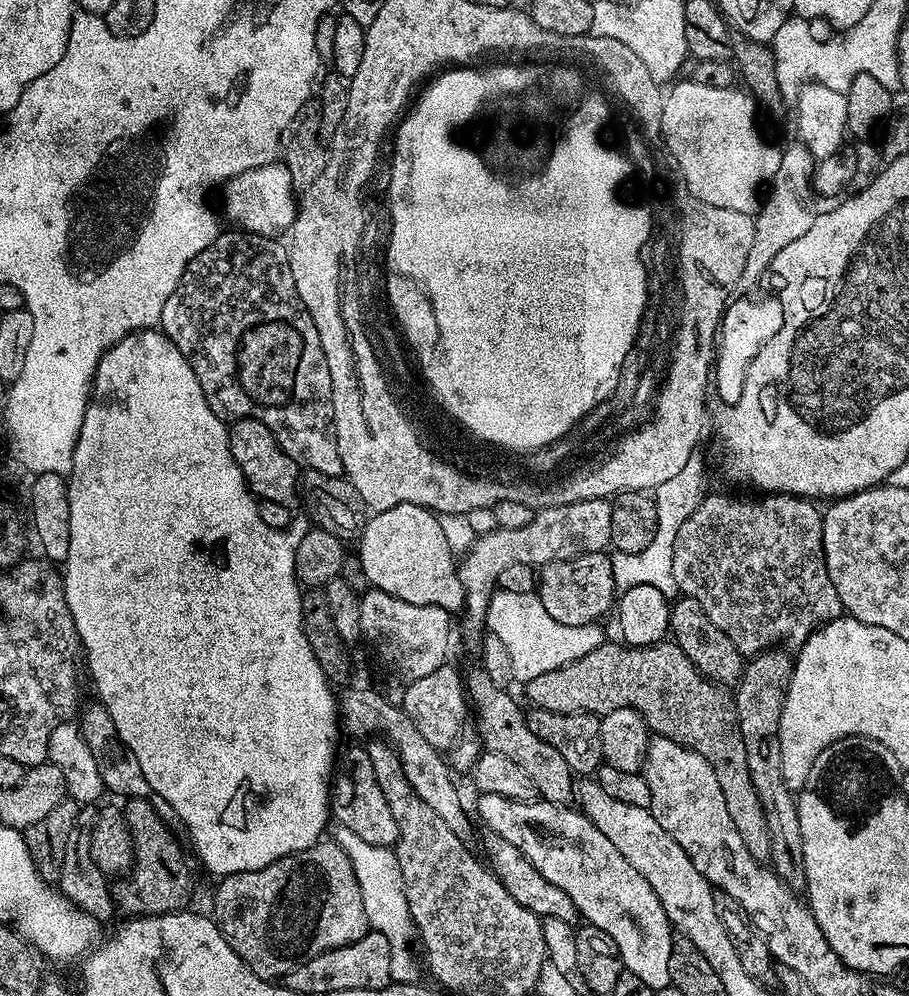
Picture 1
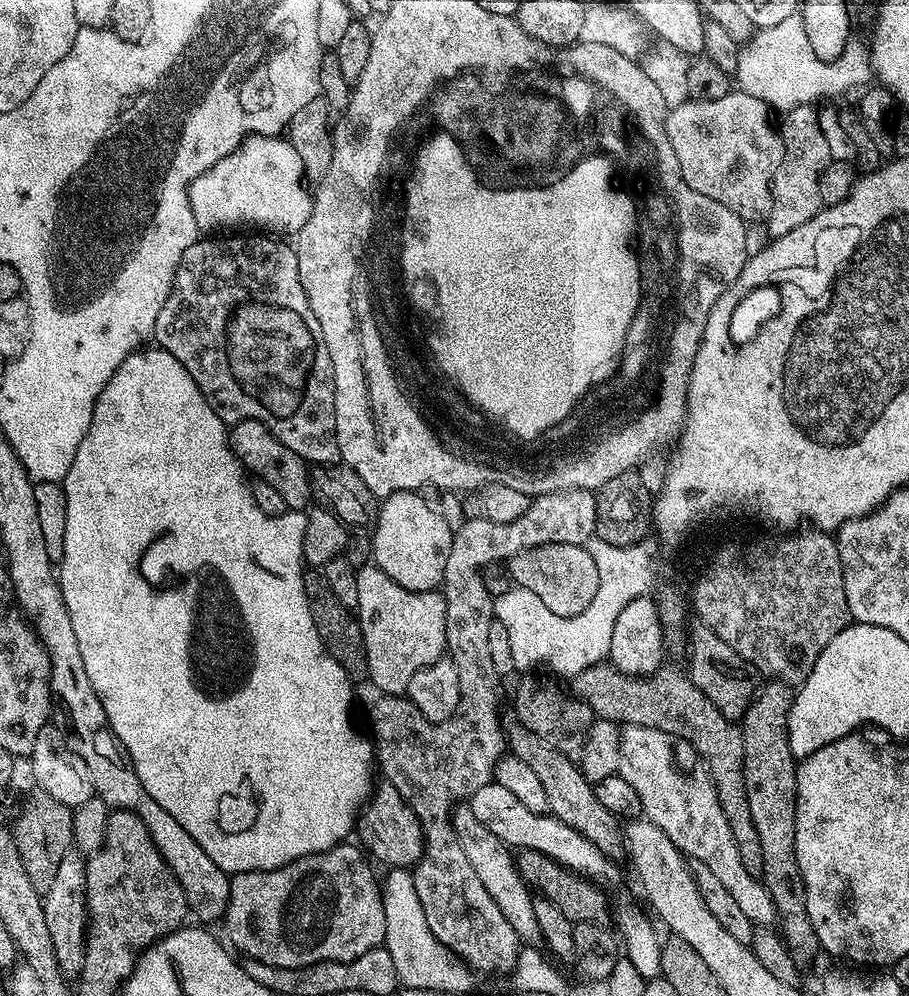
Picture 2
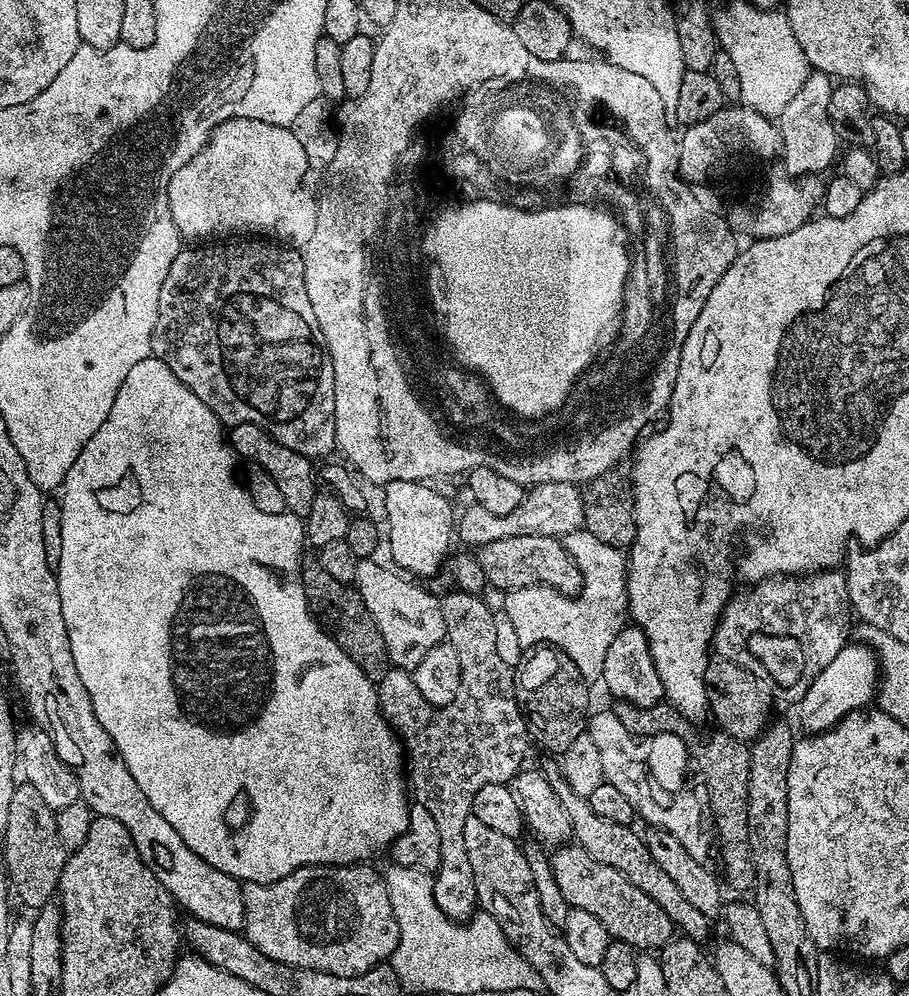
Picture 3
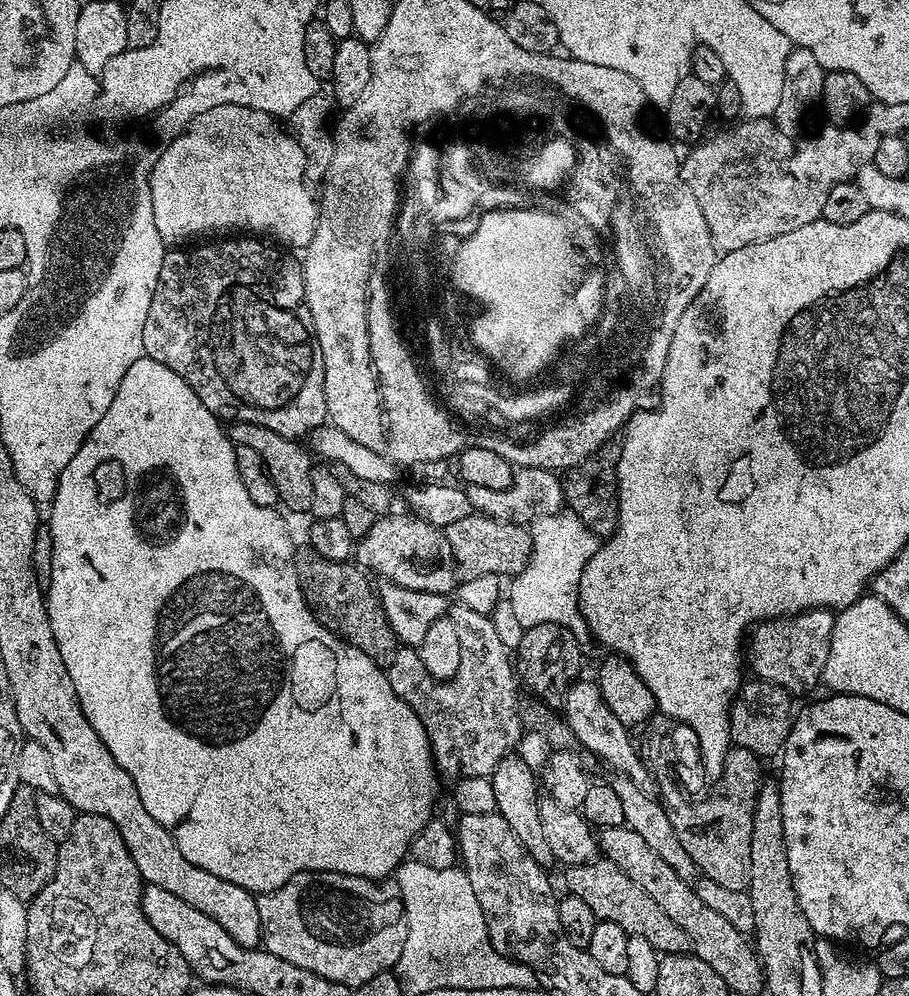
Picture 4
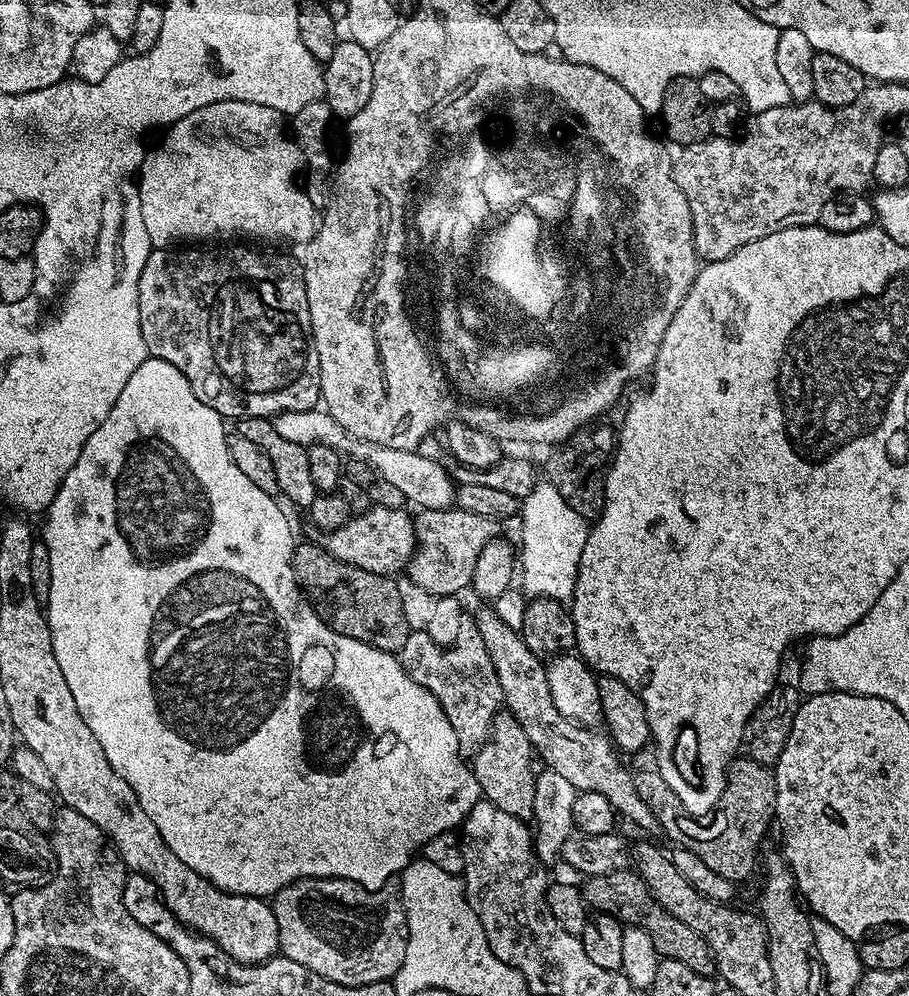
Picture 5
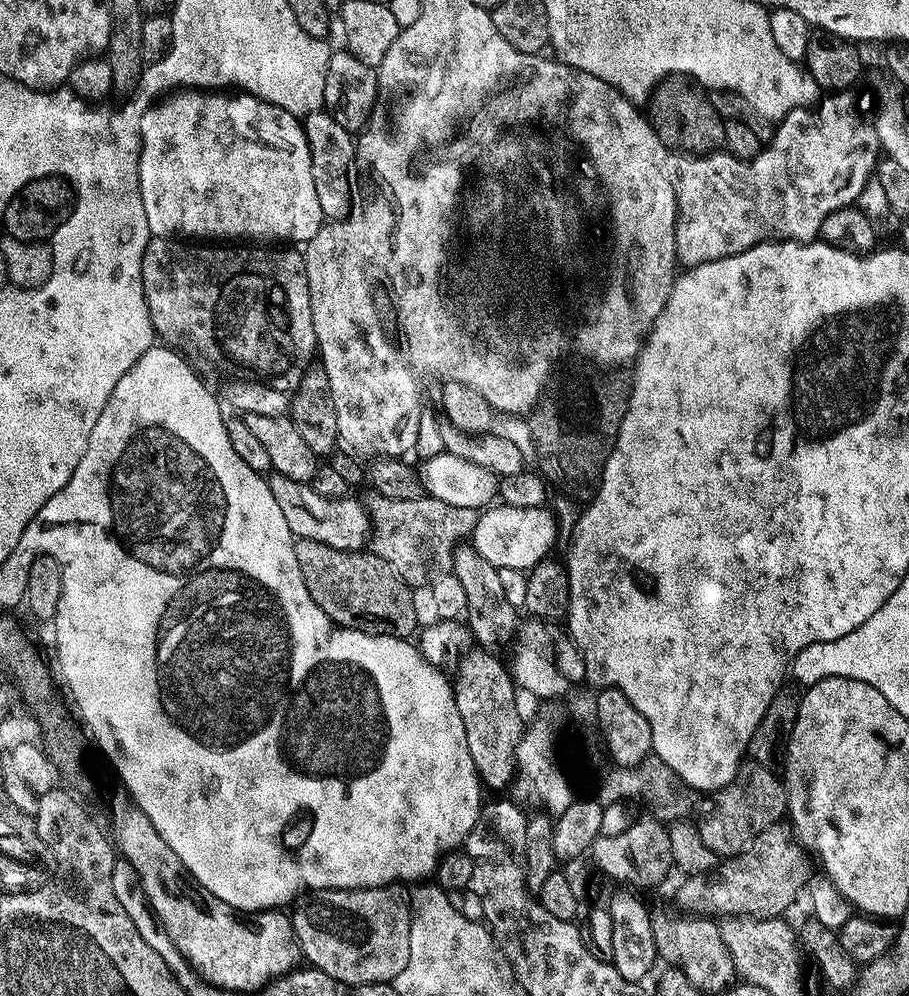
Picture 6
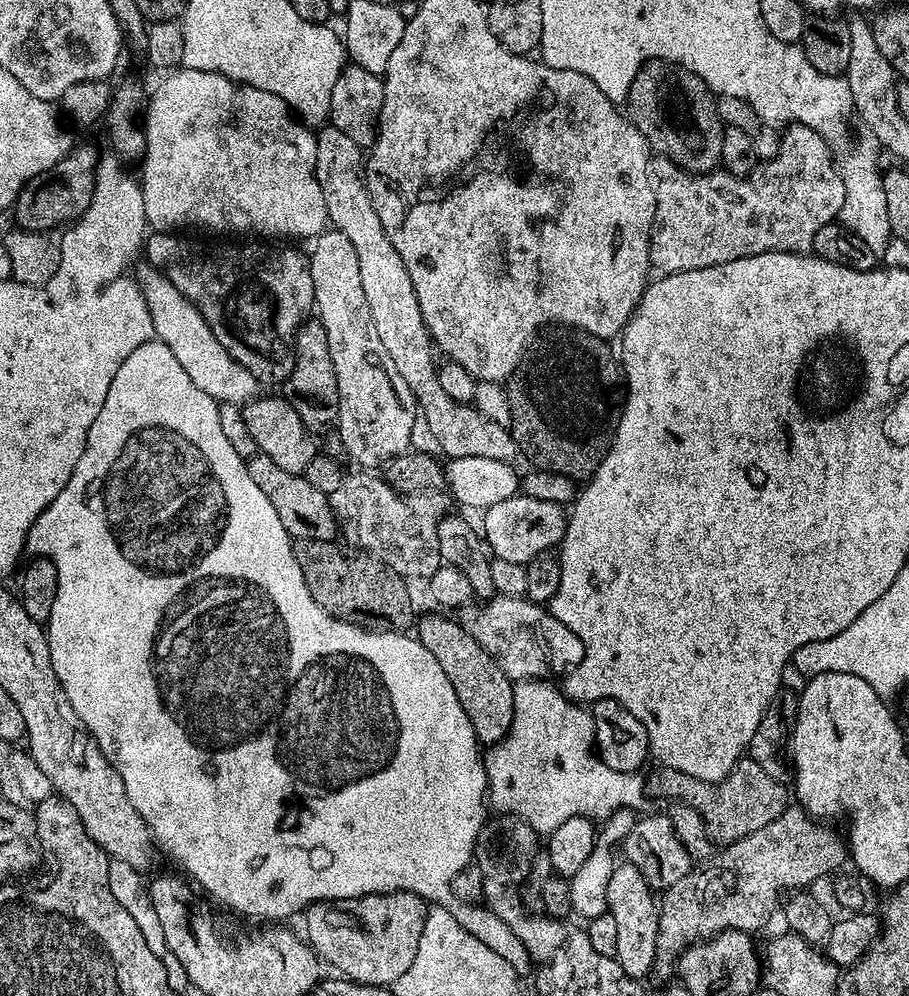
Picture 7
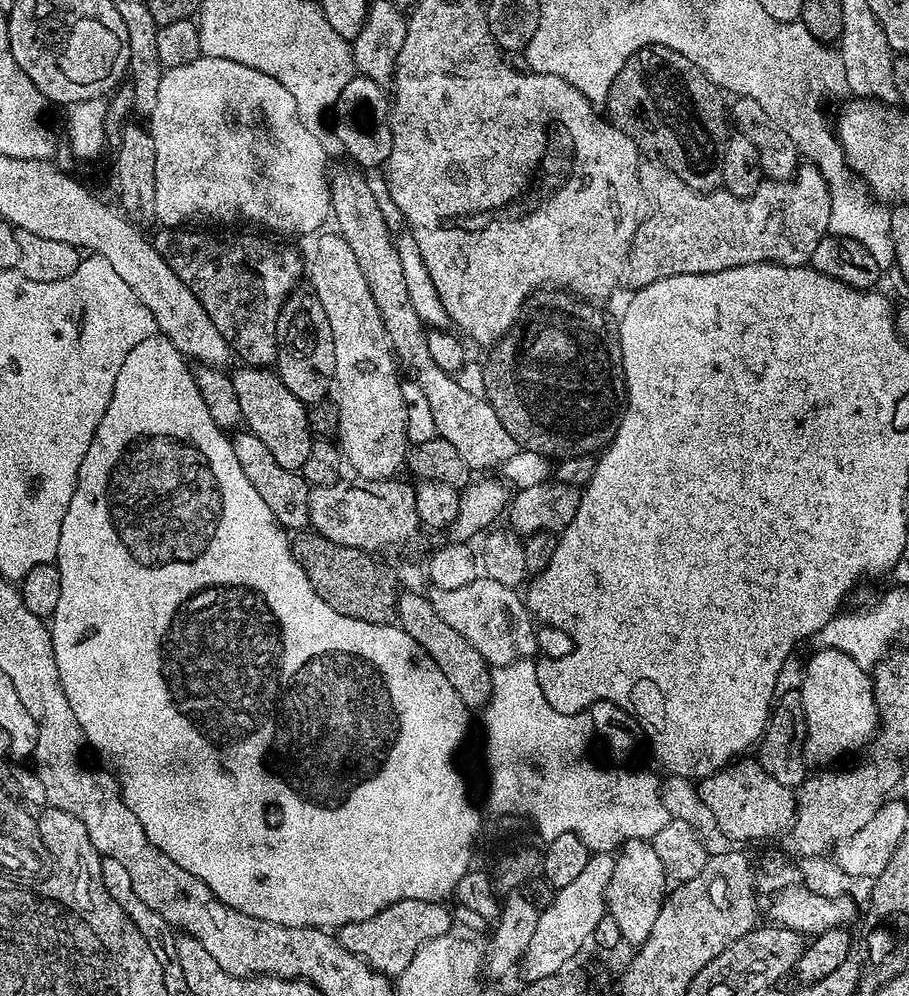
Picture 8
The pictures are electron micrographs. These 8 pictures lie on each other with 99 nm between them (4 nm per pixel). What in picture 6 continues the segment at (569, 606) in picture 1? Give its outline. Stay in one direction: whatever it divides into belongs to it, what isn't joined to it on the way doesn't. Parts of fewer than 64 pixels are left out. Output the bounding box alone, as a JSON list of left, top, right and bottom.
[366,494,477,590]

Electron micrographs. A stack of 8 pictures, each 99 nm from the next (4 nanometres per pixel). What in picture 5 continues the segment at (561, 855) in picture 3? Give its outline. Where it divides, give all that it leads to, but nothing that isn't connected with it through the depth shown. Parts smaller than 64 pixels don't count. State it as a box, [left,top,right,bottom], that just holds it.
[582,870,713,976]

